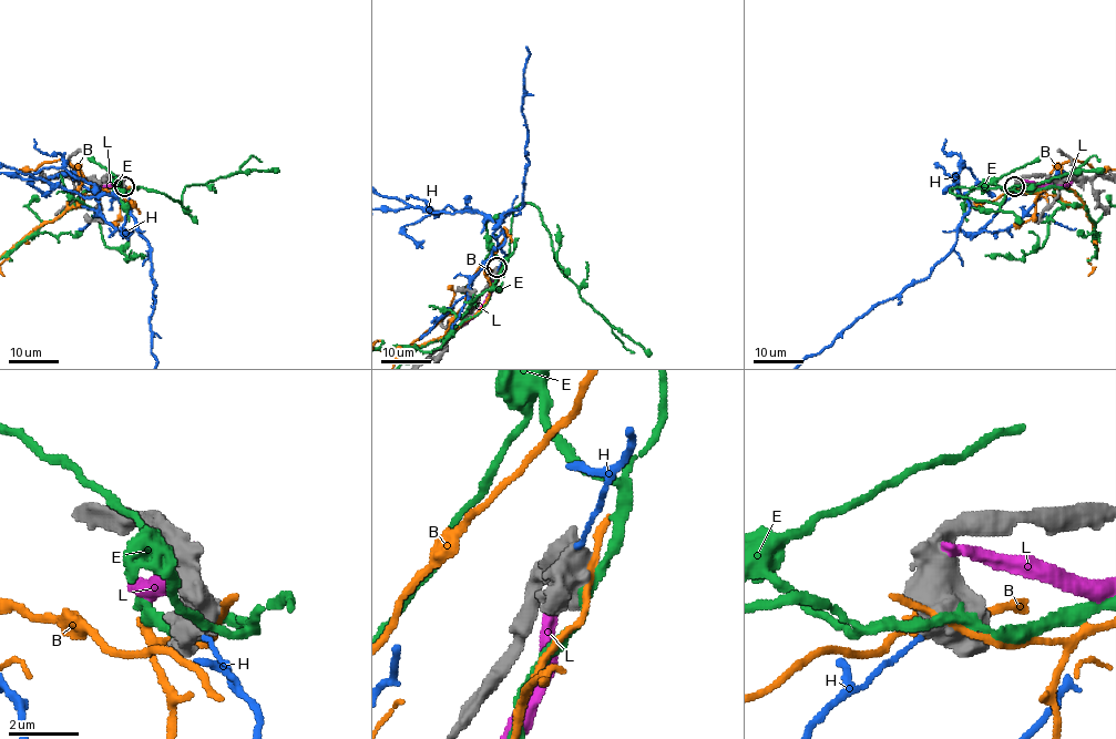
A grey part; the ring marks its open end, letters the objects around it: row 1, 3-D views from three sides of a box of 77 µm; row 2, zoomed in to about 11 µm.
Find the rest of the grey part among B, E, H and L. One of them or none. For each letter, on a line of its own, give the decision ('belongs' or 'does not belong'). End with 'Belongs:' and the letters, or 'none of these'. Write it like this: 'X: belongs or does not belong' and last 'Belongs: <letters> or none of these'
B: does not belong
E: does not belong
H: does not belong
L: does not belong
Belongs: none of these

